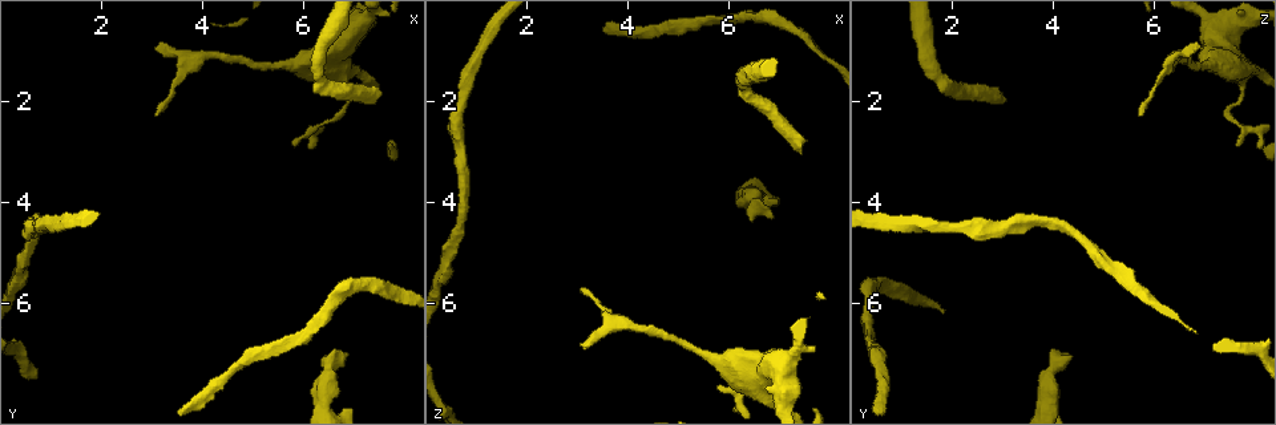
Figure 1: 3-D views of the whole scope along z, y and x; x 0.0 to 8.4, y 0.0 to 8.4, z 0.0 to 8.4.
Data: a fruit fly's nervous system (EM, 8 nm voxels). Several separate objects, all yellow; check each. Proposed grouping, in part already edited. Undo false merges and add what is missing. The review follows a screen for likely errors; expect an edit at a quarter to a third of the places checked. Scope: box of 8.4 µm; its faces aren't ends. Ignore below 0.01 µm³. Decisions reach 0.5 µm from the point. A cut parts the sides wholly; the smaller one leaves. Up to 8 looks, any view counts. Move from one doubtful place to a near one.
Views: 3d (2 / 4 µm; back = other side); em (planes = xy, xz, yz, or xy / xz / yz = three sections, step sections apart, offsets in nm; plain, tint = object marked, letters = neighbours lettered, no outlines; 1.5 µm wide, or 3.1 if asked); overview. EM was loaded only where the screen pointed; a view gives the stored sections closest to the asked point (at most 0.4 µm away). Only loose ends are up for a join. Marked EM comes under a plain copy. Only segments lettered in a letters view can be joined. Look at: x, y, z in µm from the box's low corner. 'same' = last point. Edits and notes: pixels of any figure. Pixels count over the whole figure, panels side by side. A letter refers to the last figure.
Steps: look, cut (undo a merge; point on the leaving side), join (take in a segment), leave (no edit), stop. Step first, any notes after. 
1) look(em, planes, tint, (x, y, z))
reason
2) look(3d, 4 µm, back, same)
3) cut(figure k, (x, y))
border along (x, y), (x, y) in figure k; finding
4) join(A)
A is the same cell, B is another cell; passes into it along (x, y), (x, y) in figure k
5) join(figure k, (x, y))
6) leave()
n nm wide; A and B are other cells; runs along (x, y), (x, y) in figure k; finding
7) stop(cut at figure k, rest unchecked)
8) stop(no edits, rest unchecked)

look(3d, 2 µm, (6.80, 7.00, 4.35))

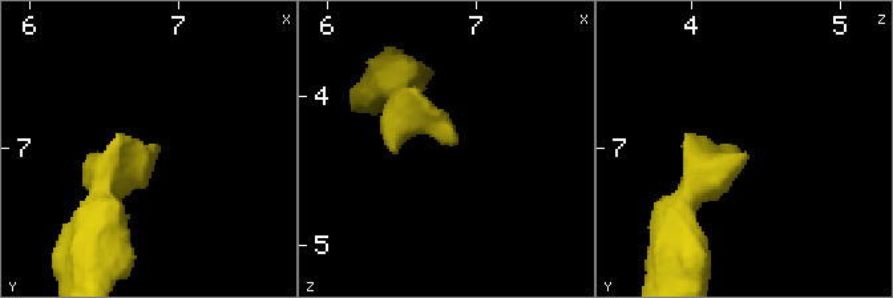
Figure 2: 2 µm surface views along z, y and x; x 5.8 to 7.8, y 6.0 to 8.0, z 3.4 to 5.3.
look(em, xy, step 4, letters, (6.82, 6.98, 4.30))
need the tissue

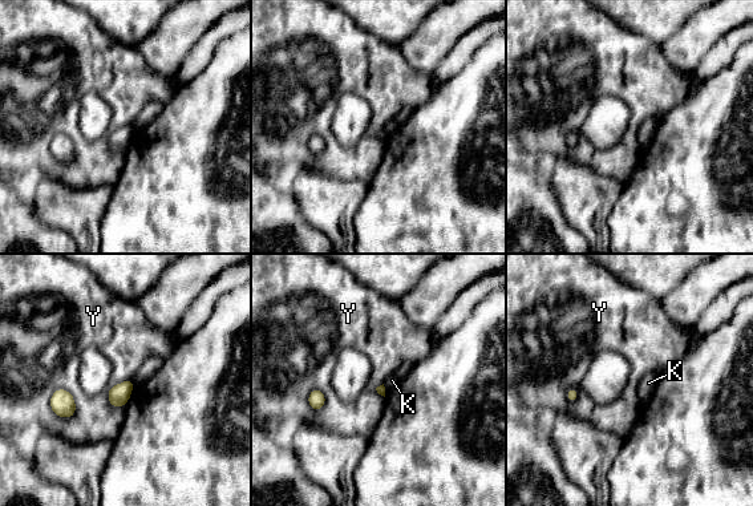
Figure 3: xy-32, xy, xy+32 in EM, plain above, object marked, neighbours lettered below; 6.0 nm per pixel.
leave()
K and Y are other cells; border along (57, 388), (73, 399), (68, 419) in figure 3; no lettered segment goes on from it

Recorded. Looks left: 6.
look(3d, 2 µm, back, (7.40, 2.00, 3.05))
an open end

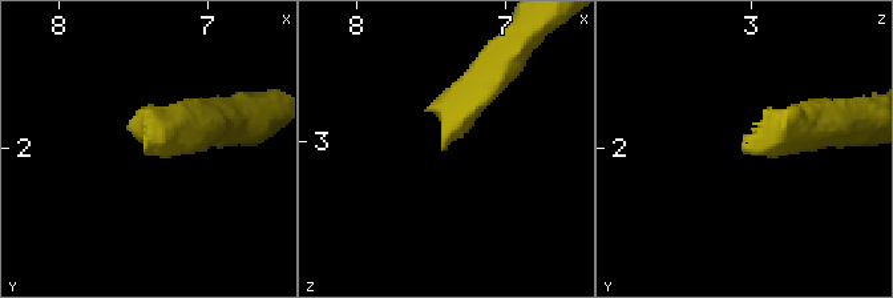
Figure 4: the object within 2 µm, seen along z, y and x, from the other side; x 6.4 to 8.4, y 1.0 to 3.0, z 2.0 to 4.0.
look(em, planes, tint, (7.40, 1.98, 3.06))
now the EM

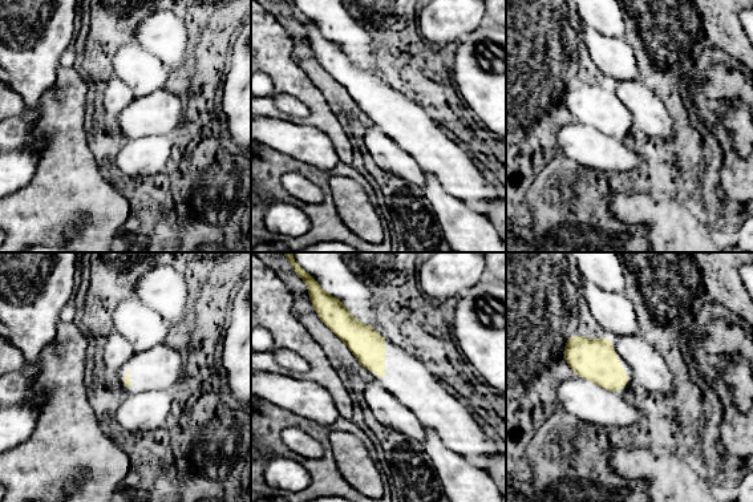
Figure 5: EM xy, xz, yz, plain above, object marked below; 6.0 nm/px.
look(em, planes, letters, same)
what lies round it

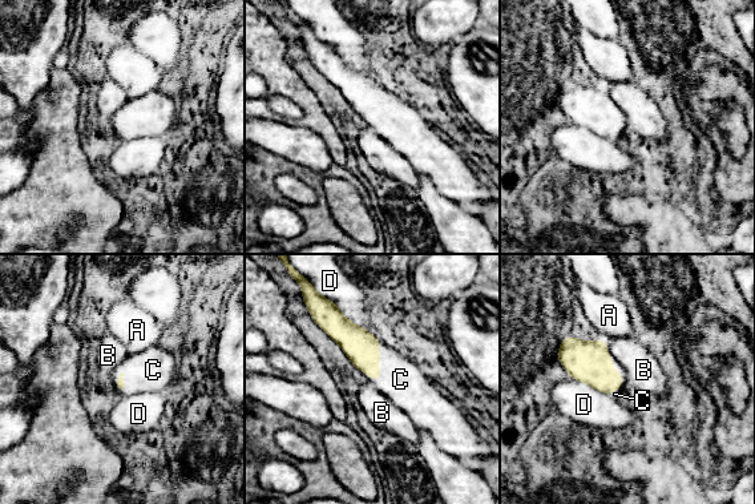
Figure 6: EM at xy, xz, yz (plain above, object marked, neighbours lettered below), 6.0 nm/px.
join(C)
C touches over 340 nm; C is the same cell, A, B and D are other cells; the neuron continues

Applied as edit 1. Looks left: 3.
look(3d, 4 µm, (3.10, 1.00, 6.85))
free end

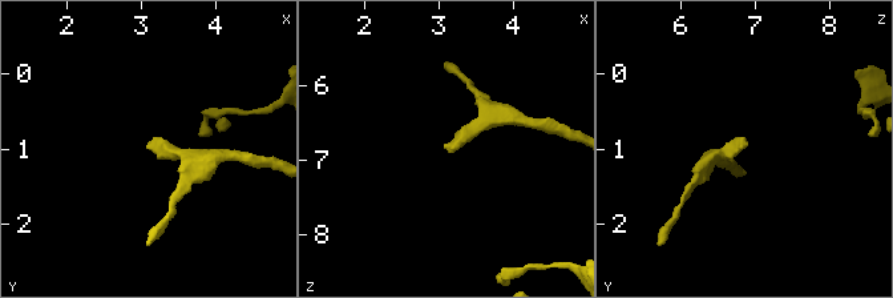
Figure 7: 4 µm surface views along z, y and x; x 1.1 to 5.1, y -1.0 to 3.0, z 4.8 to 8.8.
look(em, planes, letters, (3.10, 0.95, 6.85))
need the tissue

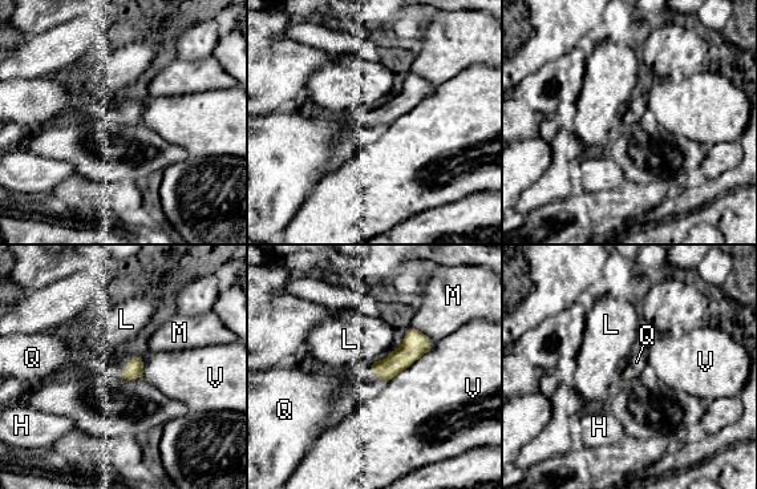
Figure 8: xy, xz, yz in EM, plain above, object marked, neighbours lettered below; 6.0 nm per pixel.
join(Q)
Q is the same cell, H, L, M and V are other cells; it goes on there

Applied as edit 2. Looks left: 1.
stop(join at figure 6, join at figure 8, rest unchecked)

